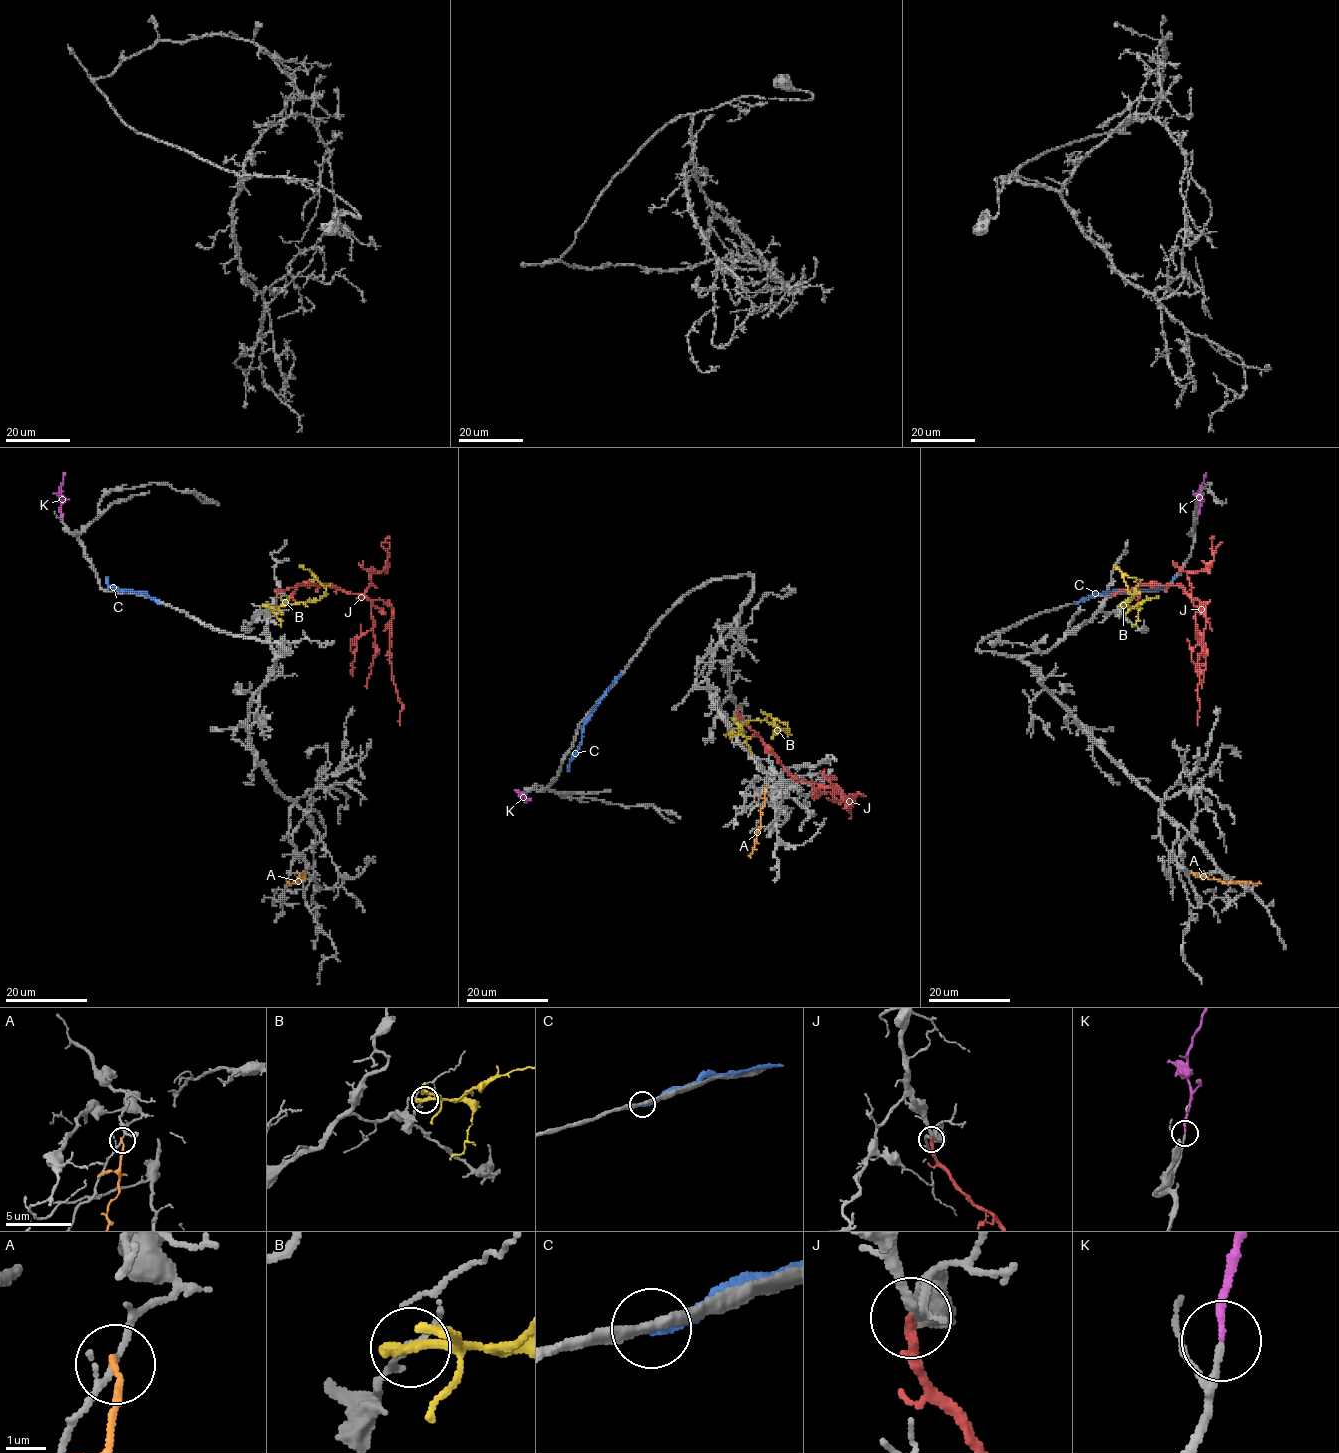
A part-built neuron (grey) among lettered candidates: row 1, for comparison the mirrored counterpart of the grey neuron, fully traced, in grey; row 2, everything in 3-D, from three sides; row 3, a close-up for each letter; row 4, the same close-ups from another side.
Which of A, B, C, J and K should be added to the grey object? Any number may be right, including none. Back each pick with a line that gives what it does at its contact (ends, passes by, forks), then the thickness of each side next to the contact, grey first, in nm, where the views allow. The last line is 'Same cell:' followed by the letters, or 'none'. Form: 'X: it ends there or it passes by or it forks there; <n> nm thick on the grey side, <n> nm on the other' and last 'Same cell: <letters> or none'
J: it ends there; 220 nm thick on the grey side, 280 nm on the other
K: it ends there; 190 nm thick on the grey side, 170 nm on the other
Same cell: J, K

